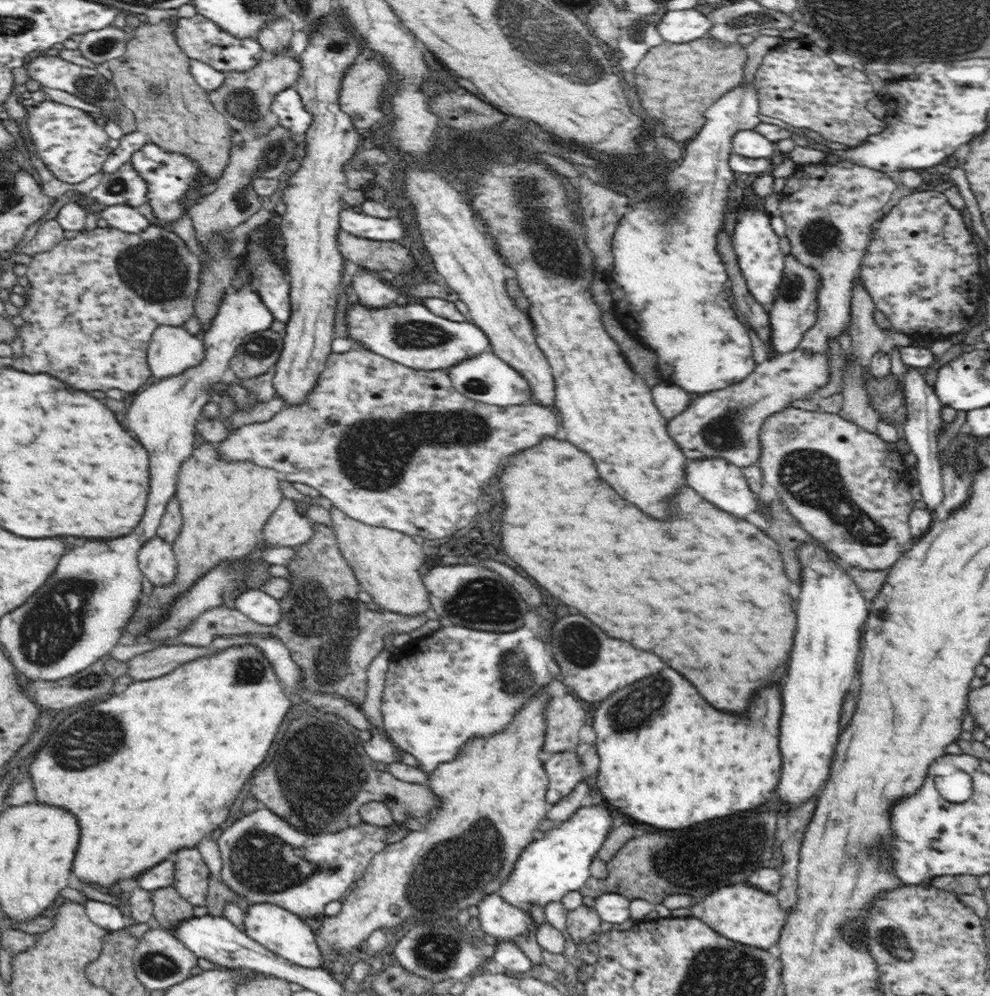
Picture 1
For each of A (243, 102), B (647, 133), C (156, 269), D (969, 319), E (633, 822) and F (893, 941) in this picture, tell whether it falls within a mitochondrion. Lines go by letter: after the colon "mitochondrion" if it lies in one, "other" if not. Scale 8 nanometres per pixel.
A: mitochondrion
B: other
C: mitochondrion
D: other
E: other
F: mitochondrion

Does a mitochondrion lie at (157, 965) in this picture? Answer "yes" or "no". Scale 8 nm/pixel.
yes

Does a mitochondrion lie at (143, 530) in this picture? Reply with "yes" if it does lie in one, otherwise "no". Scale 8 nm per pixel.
no

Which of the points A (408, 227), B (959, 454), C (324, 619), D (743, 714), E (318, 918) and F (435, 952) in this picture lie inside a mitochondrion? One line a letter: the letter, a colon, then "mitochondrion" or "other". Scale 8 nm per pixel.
A: other
B: other
C: mitochondrion
D: other
E: other
F: mitochondrion

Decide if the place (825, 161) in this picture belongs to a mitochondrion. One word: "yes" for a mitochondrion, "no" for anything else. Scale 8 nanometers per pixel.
no

